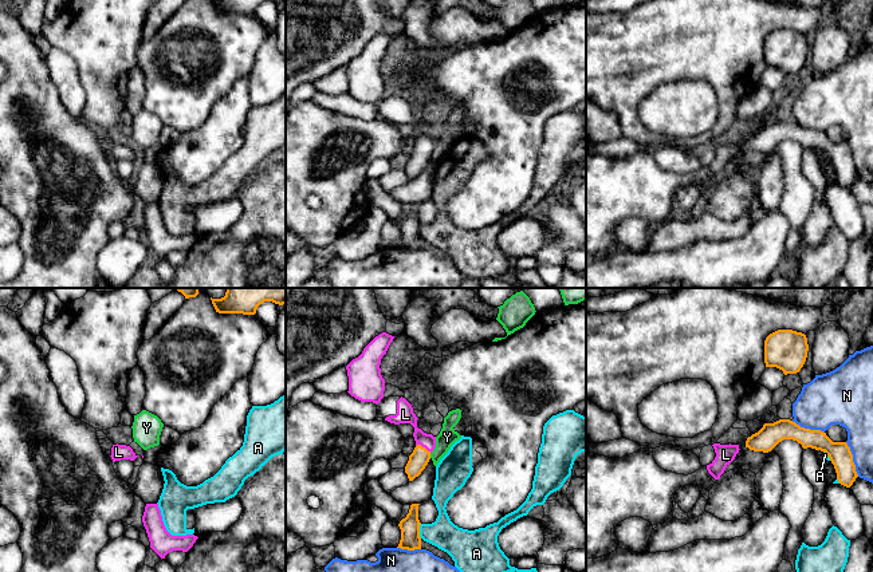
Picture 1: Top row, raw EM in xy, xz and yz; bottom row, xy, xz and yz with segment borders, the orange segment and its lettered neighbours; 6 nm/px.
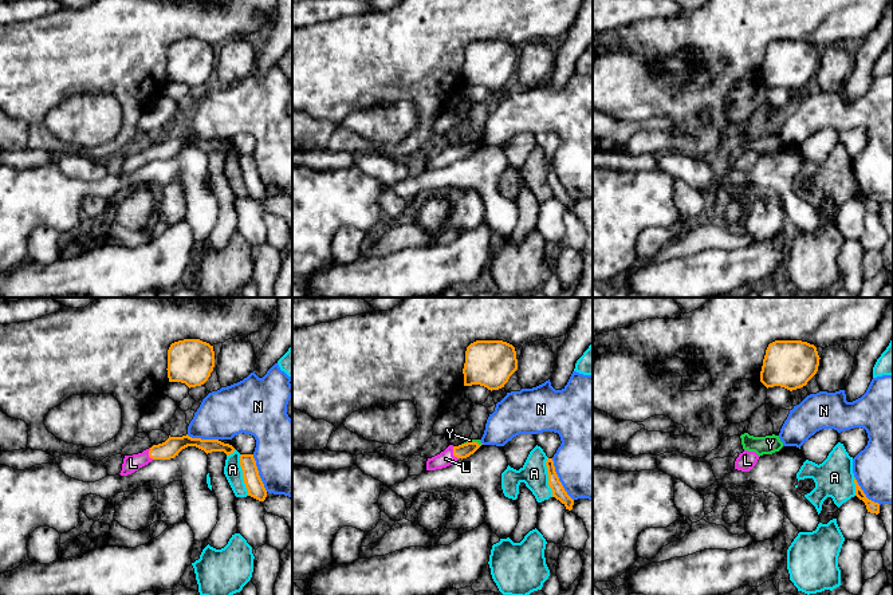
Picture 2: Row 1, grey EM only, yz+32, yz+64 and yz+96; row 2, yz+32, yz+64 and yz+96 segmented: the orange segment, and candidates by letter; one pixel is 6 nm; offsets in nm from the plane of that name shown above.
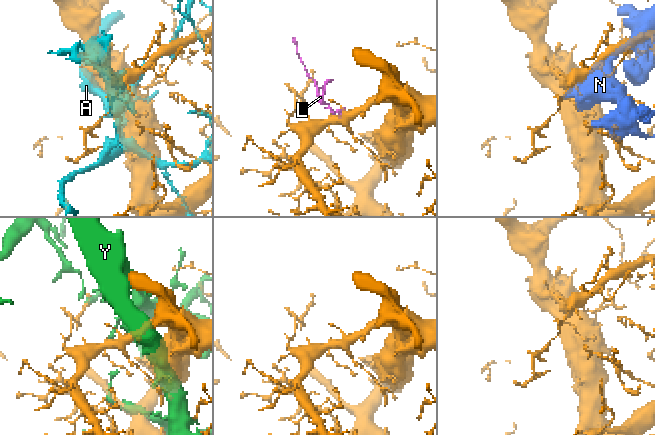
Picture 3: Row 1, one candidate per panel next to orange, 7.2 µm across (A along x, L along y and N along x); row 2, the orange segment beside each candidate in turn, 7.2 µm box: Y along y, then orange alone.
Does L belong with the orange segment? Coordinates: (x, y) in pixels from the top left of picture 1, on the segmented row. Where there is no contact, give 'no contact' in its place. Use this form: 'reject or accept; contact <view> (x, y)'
accept; contact xz (424, 448)

